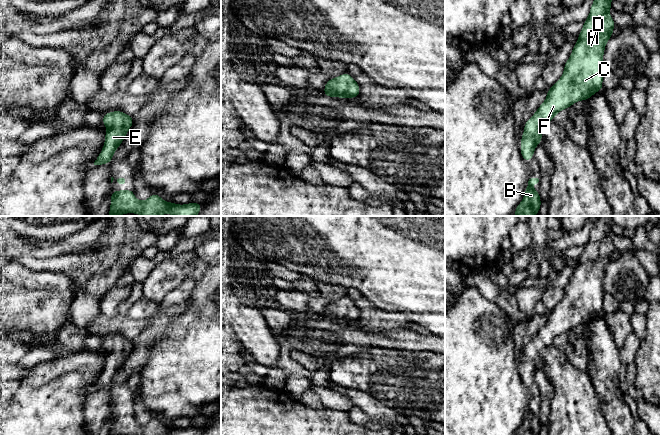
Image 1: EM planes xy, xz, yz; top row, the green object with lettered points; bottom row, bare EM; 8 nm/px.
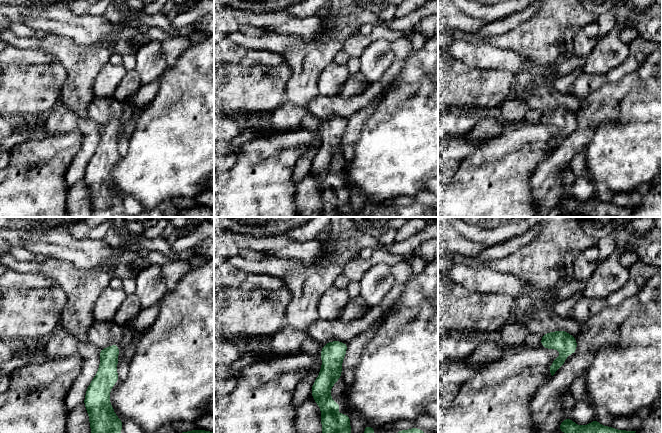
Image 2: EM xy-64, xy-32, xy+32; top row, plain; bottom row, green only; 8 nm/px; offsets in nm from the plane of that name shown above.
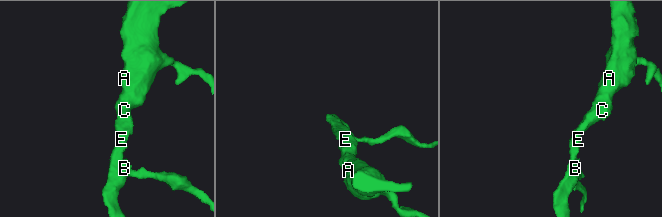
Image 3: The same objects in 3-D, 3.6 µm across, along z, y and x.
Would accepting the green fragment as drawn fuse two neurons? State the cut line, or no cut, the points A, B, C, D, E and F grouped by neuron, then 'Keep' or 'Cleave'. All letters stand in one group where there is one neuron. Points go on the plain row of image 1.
No split. Groups: A B C D E F. Keep

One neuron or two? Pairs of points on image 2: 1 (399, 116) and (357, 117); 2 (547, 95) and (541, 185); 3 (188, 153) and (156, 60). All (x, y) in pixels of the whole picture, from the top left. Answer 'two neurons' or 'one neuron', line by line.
1: two neurons
2: two neurons
3: two neurons

